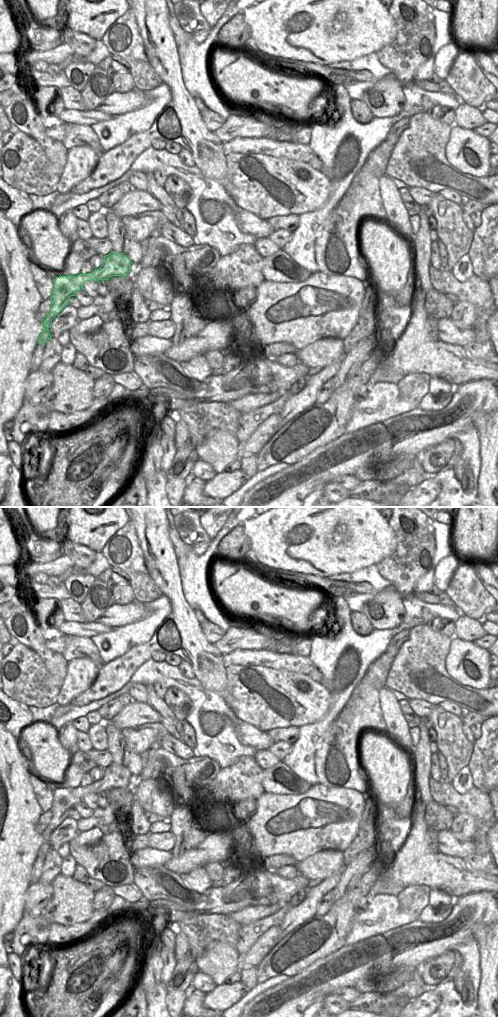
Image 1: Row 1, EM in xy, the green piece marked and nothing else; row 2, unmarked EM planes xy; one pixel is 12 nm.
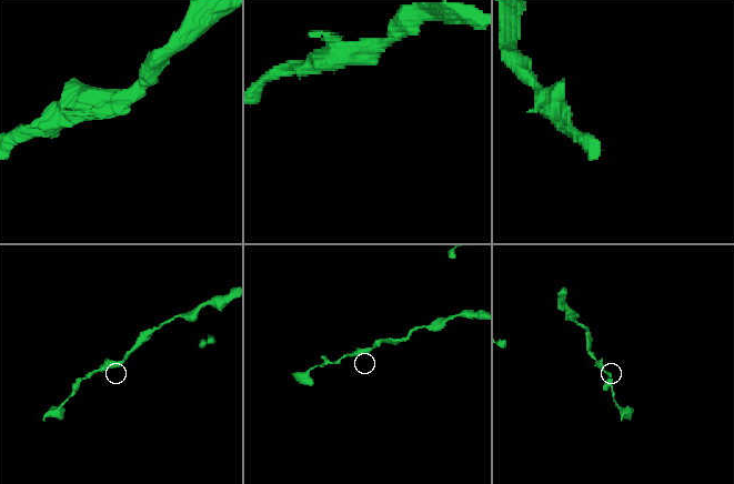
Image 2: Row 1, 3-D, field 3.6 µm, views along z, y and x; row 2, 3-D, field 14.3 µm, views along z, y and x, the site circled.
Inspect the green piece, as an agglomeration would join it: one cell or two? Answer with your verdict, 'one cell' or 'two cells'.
one cell

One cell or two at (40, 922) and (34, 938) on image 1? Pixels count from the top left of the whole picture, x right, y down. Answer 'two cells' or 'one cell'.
one cell

